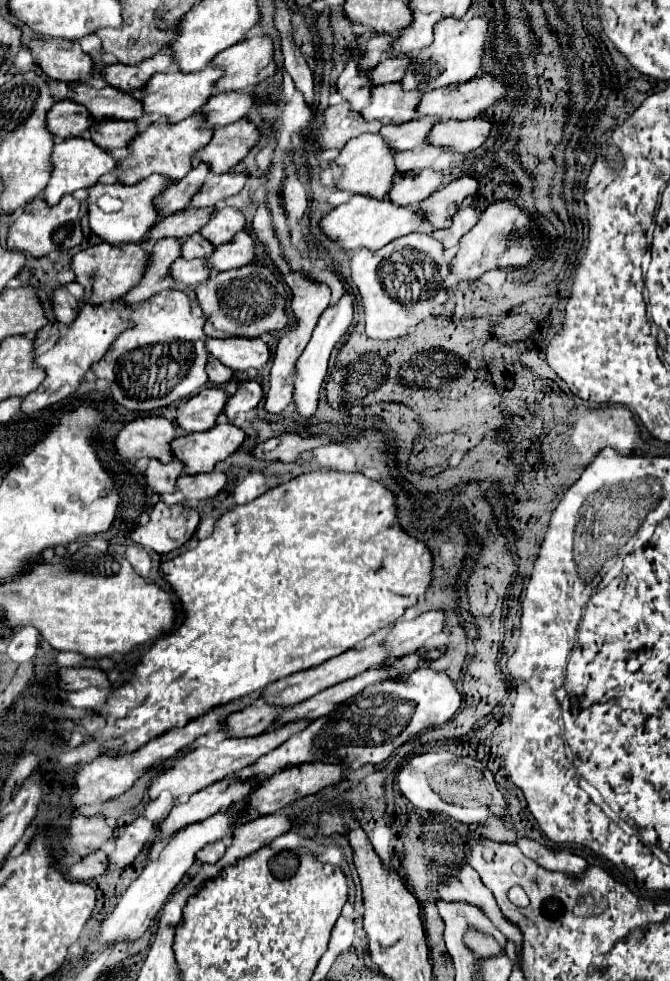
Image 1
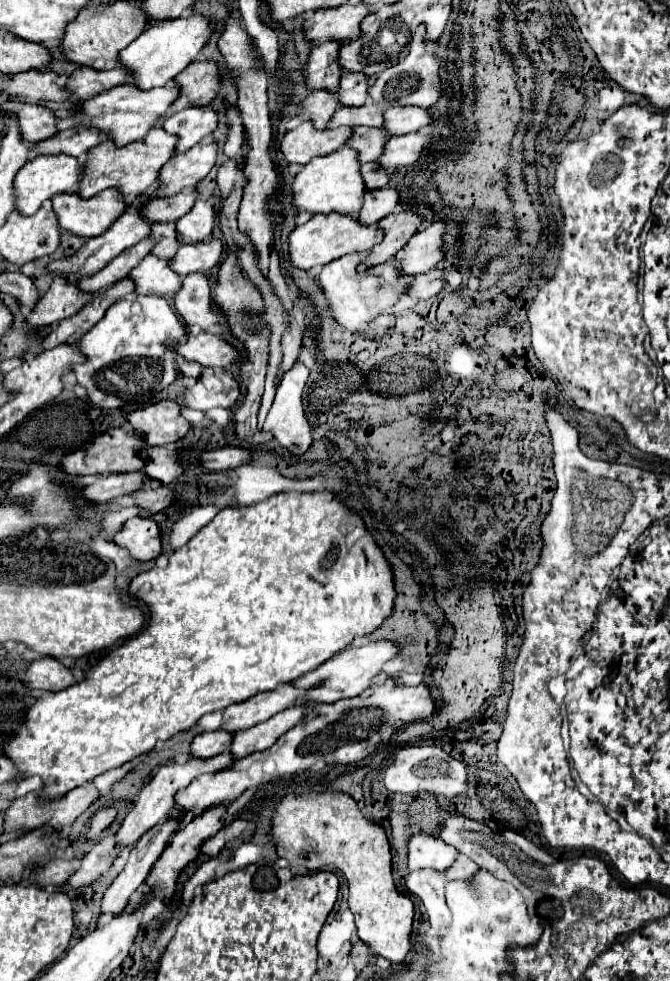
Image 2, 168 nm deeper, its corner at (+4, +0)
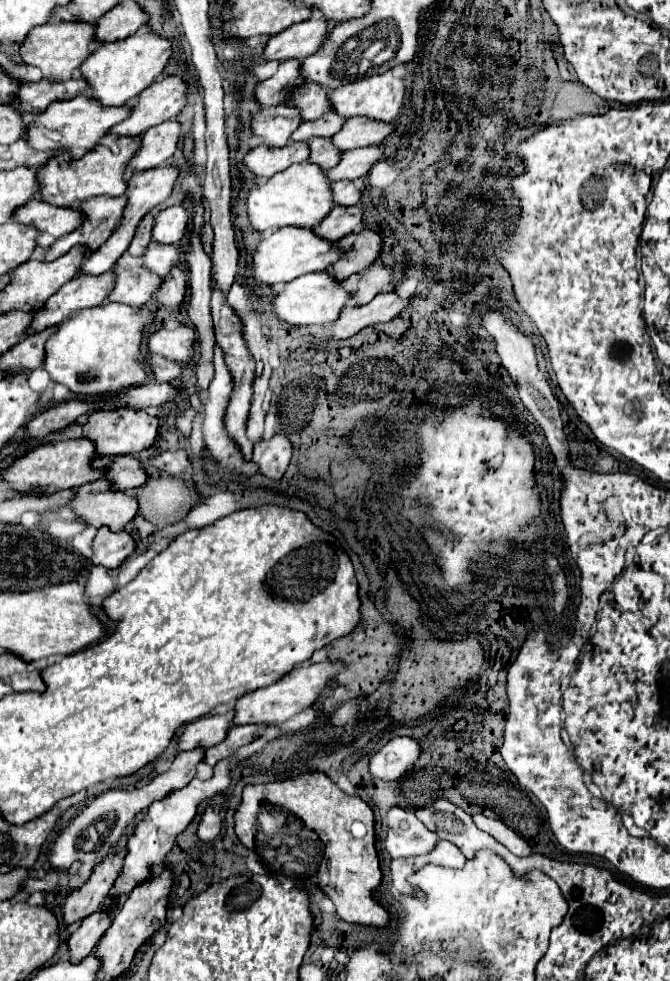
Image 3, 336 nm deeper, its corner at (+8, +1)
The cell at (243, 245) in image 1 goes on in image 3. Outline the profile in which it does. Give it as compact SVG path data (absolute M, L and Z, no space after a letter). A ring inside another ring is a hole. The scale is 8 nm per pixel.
M150 243L148 251L142 255L142 265L146 265L150 271L158 273L160 277L166 277L172 267L180 263L180 255L184 251L176 245L160 245L160 243Z

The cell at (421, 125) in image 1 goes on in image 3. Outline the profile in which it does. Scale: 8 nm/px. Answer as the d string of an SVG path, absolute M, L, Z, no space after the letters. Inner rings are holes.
M312 137L308 139L310 145L310 161L318 163L324 169L332 169L336 167L336 163L340 163L340 151L336 151L336 147L332 147L332 139L324 139L324 137Z

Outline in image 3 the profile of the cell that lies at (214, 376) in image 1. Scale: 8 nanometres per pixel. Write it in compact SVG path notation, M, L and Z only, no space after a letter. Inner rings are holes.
M160 355L148 357L148 365L150 365L152 373L156 375L156 383L168 383L168 381L180 377L180 373L182 373L182 367L176 361L164 359Z

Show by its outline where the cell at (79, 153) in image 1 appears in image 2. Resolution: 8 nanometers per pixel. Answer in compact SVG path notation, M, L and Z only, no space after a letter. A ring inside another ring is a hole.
M58 154L58 156L36 156L34 160L28 160L24 164L16 178L14 178L14 198L16 198L16 210L22 216L30 216L38 212L44 200L50 200L56 194L68 194L76 190L76 180L80 180L80 162L72 156Z

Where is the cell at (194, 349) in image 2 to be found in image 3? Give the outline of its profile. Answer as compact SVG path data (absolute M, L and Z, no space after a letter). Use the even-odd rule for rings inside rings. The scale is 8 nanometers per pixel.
M180 325L176 329L162 327L148 337L148 347L152 353L184 365L196 357L196 331L186 325Z

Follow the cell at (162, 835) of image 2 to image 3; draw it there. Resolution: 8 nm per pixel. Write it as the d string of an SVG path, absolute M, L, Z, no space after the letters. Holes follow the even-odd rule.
M96 911L88 915L88 919L82 919L80 927L70 935L68 941L72 963L82 961L82 957L86 957L94 949L94 945L100 941L104 931L110 927L114 915L116 911L112 911L112 915L104 915L104 911Z

